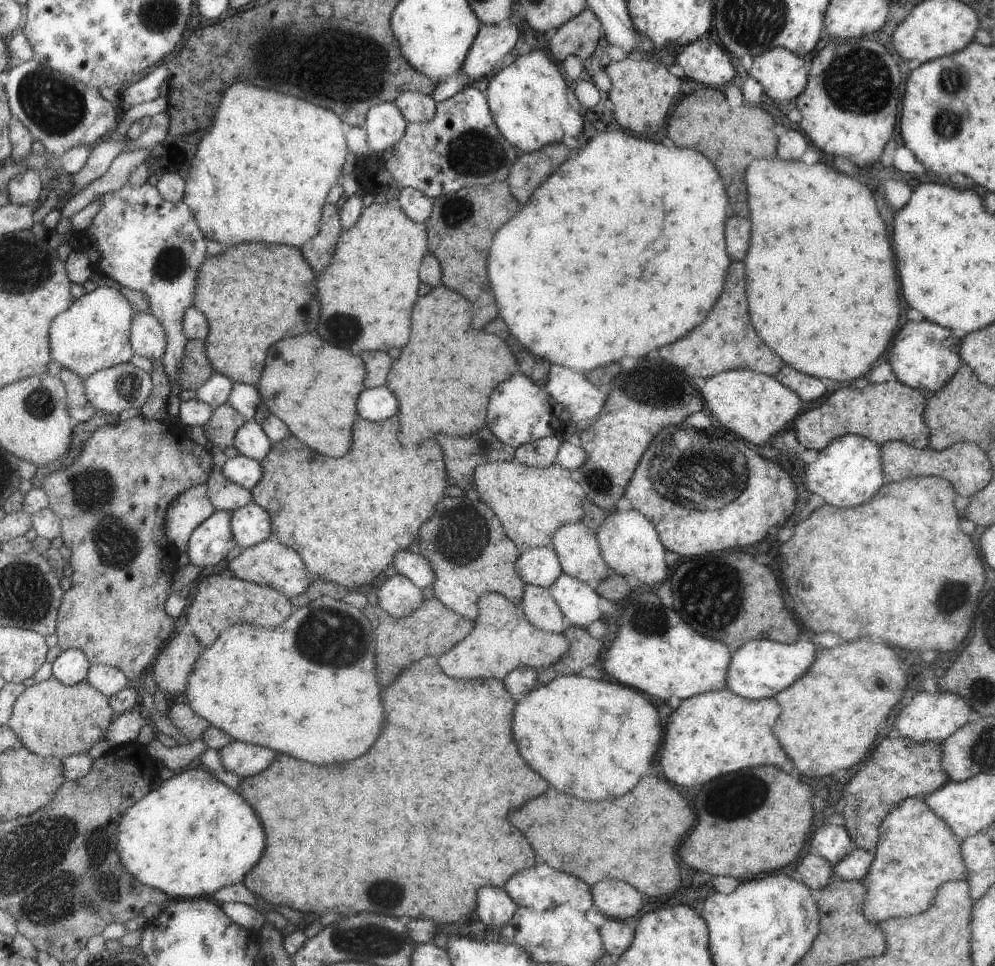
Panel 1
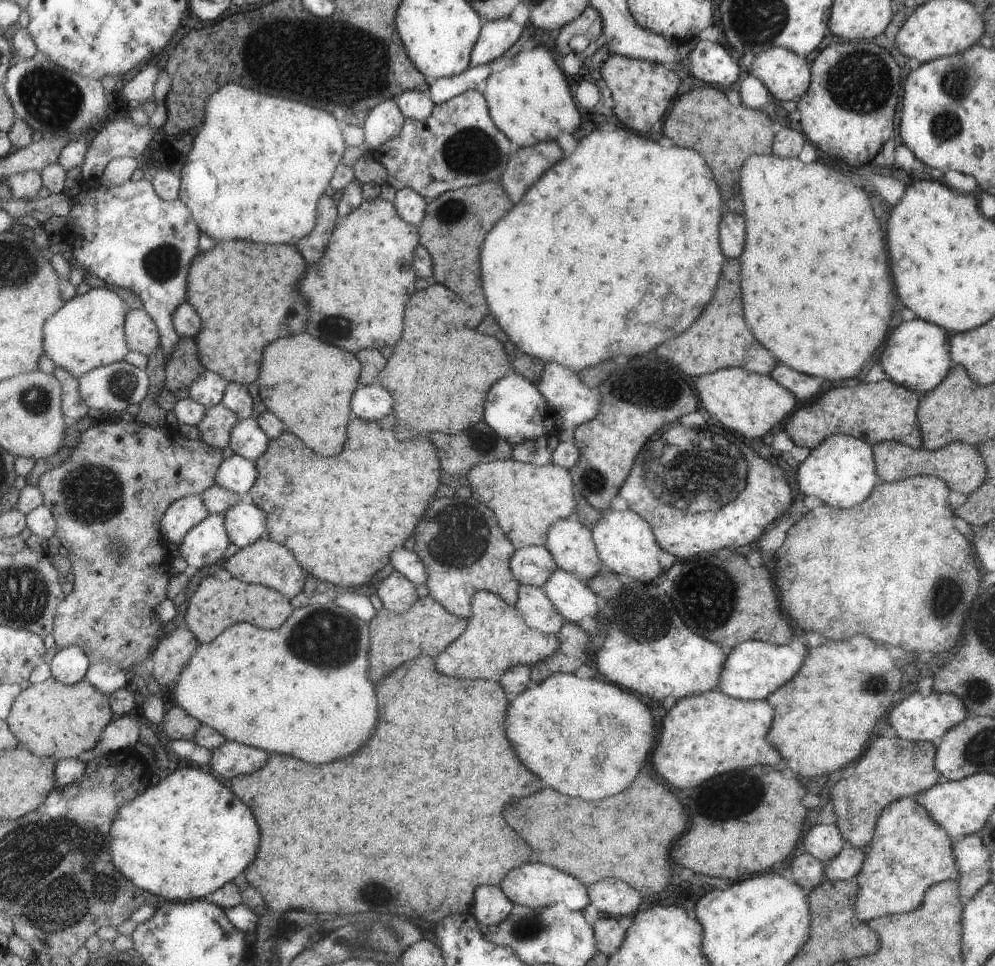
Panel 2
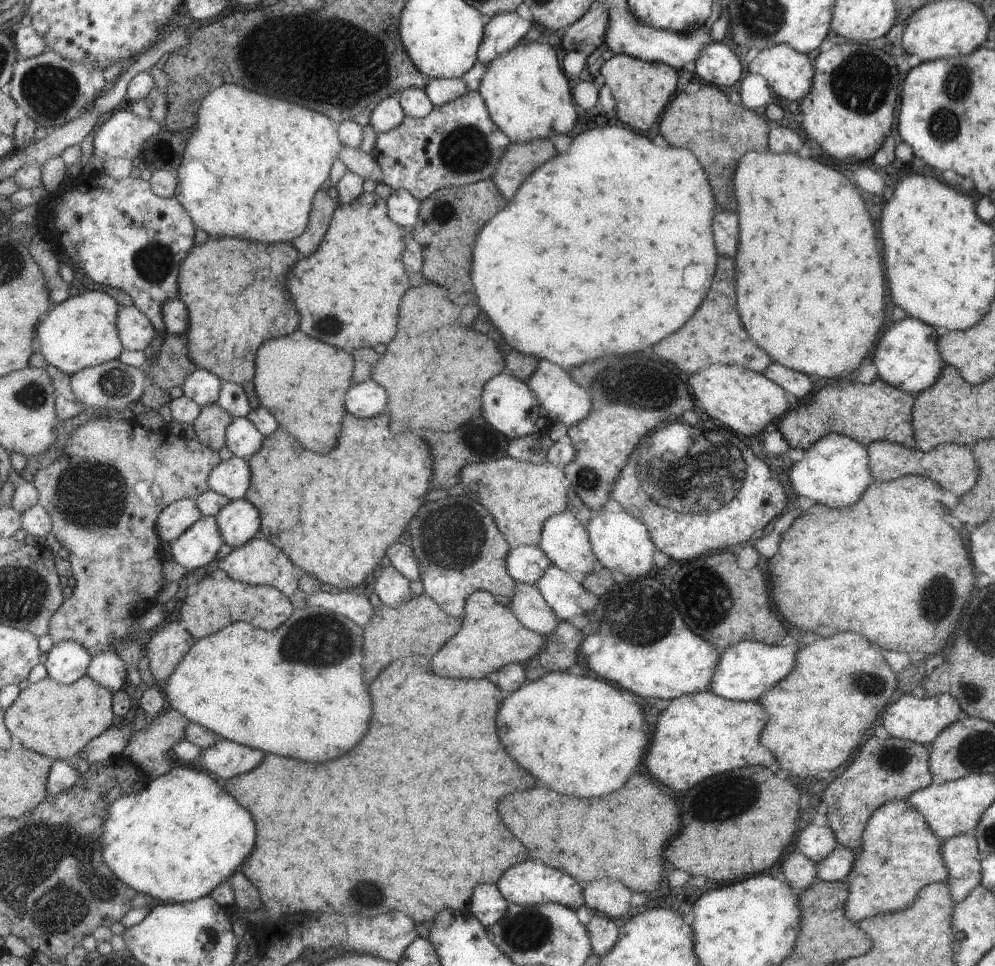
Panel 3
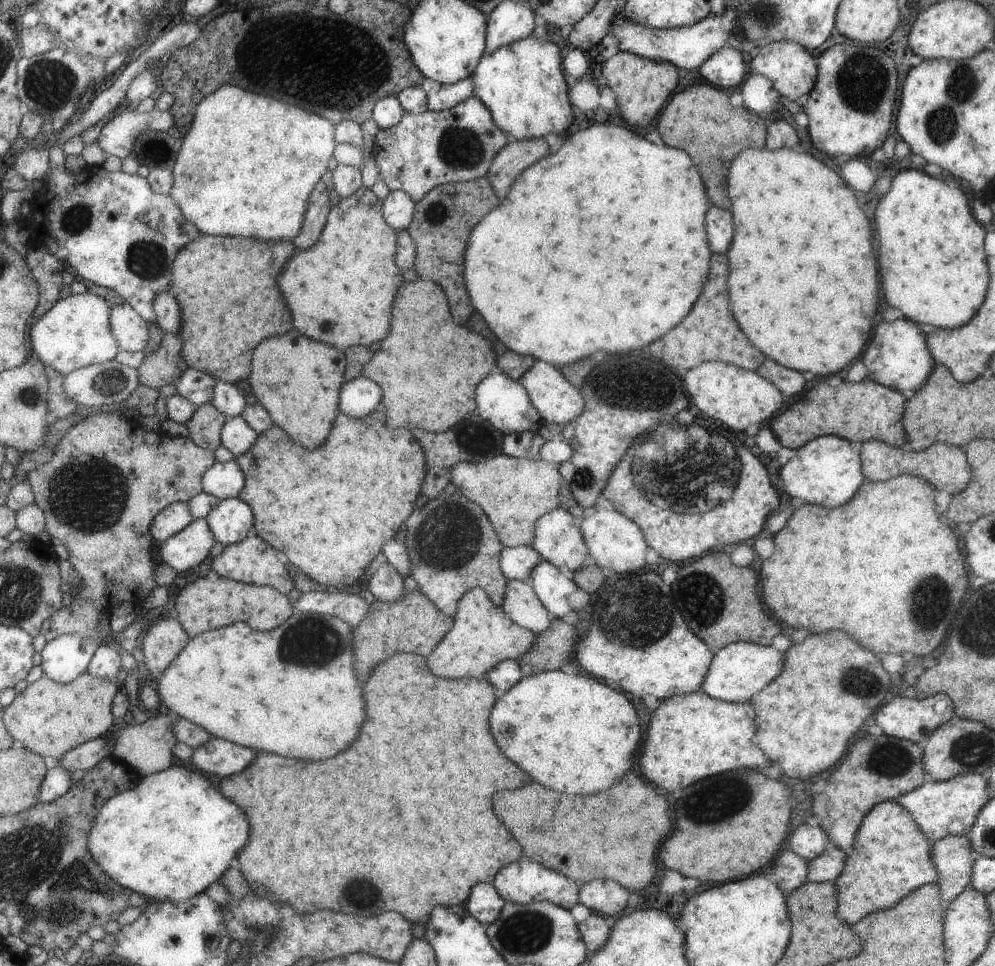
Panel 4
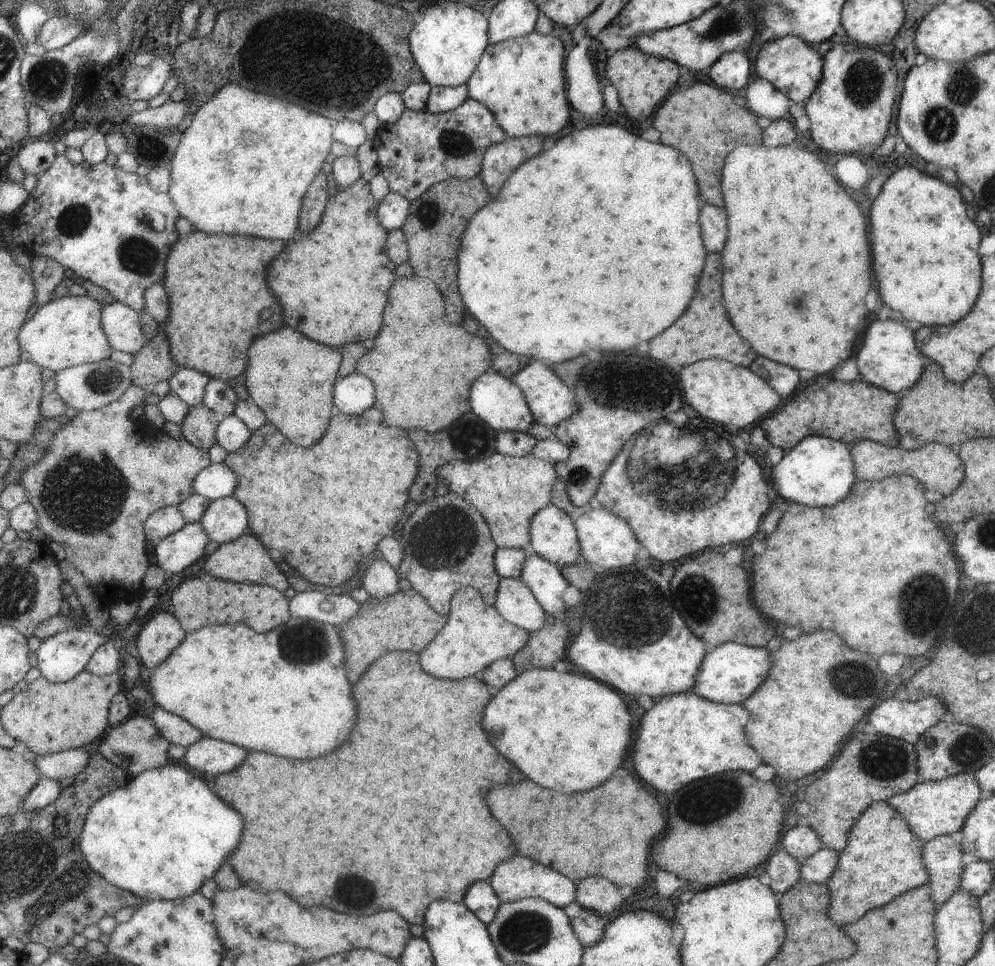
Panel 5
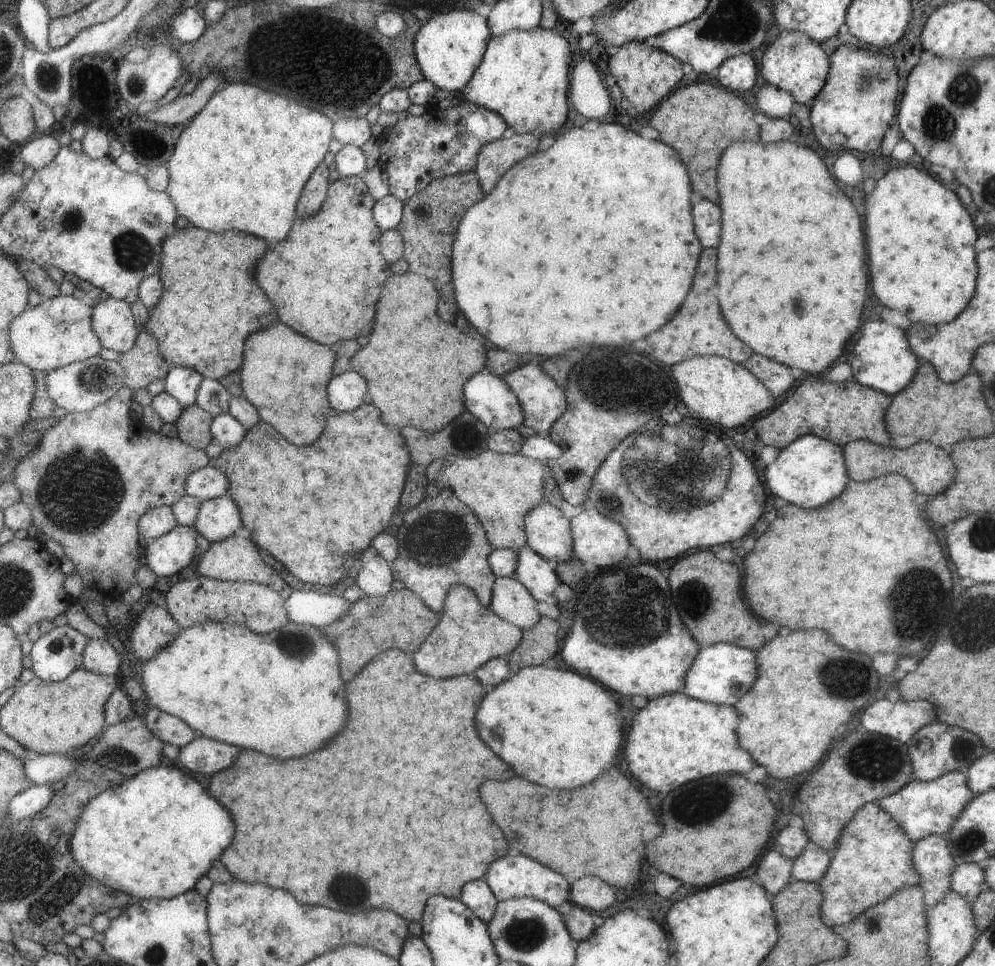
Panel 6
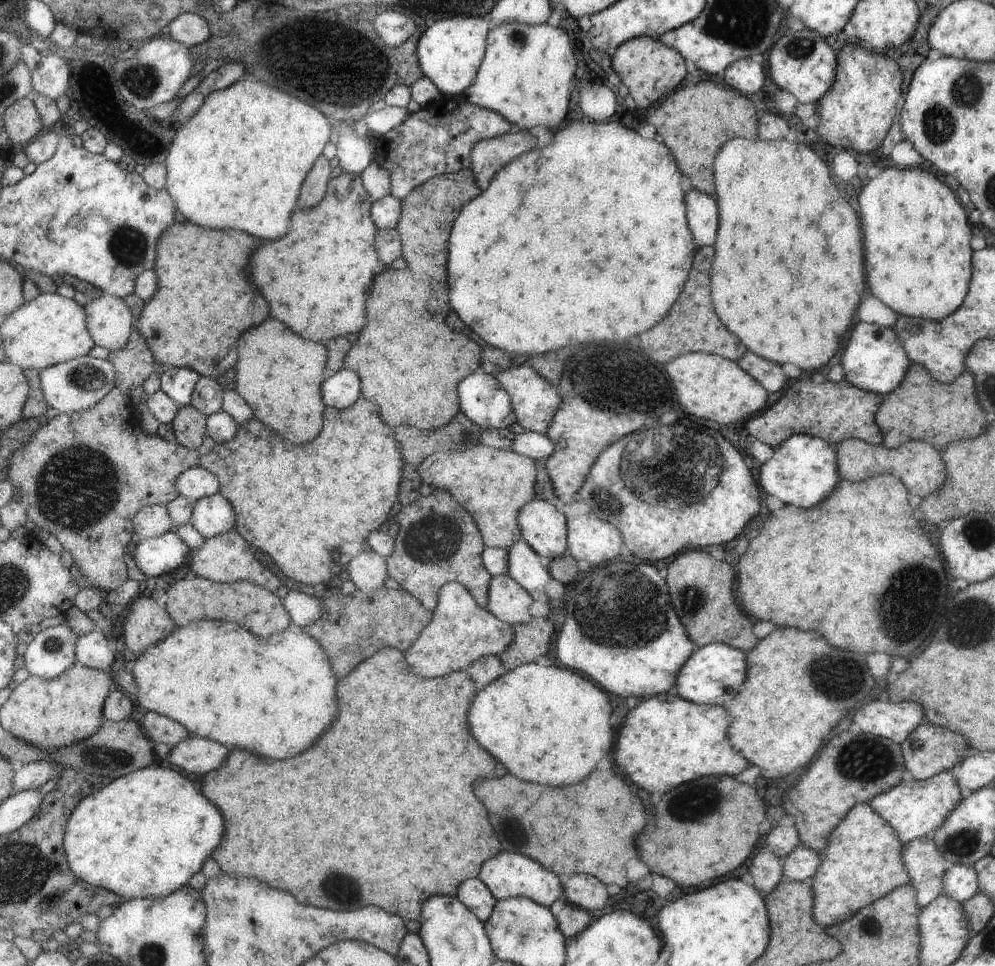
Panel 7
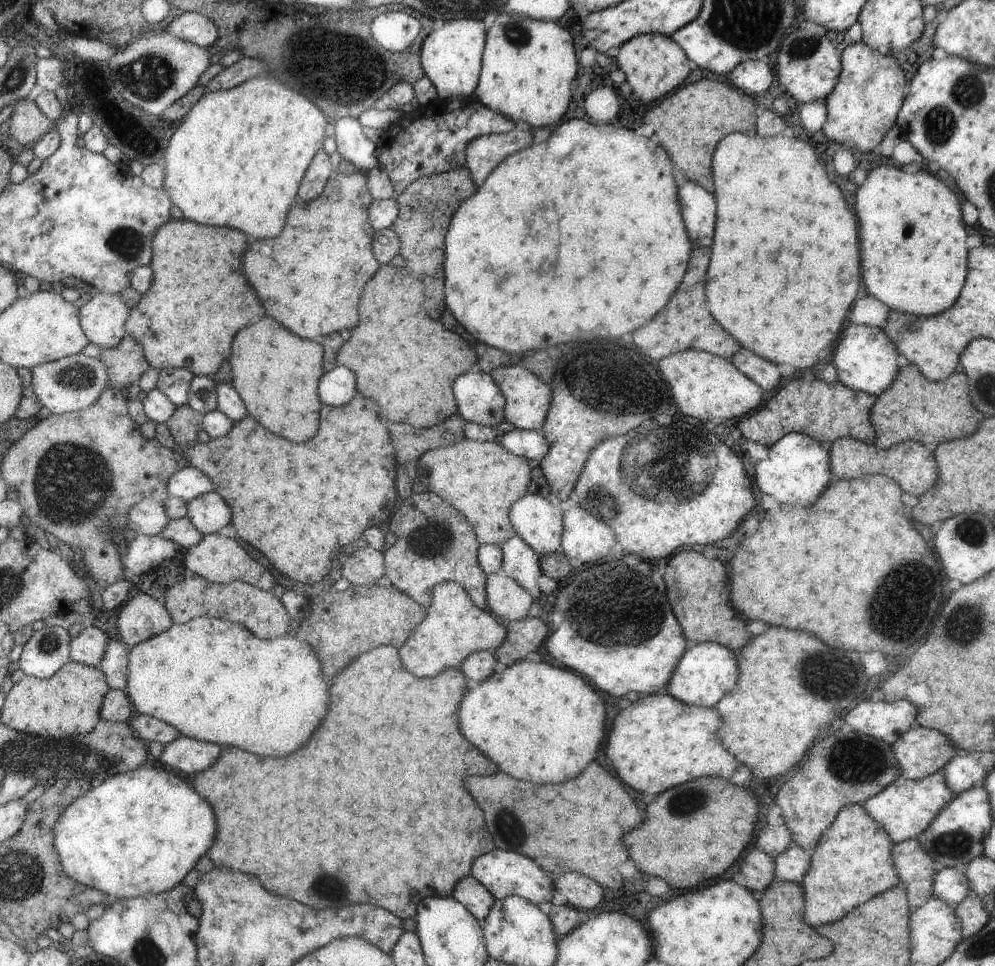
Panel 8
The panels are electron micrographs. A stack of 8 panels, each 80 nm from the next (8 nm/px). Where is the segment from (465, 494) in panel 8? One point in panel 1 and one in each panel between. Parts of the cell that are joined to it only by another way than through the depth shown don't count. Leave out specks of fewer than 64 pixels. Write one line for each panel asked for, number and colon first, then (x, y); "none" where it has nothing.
1: (532, 502)
2: (527, 499)
3: (521, 495)
4: (514, 492)
5: (508, 490)
6: (502, 488)
7: (492, 484)

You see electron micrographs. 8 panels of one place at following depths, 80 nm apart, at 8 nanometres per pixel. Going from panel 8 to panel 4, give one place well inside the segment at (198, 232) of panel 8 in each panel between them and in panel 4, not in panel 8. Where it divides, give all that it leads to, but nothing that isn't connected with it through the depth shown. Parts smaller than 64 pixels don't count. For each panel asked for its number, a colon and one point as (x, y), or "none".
4: (232, 302)
5: (220, 301)
6: (213, 303)
7: (204, 303)

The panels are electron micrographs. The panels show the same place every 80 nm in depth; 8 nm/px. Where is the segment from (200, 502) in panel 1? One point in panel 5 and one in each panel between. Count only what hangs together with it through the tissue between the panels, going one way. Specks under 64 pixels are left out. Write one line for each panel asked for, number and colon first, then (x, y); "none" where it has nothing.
2: (186, 513)
3: (177, 518)
4: (177, 516)
5: (163, 522)

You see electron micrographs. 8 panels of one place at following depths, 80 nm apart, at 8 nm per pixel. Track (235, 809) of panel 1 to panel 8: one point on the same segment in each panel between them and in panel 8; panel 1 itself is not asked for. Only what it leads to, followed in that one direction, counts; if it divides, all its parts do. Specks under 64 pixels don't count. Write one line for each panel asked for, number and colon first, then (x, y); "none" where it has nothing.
2: (182, 839)
3: (179, 838)
4: (172, 836)
5: (163, 836)
6: (155, 835)
7: (146, 834)
8: (142, 832)

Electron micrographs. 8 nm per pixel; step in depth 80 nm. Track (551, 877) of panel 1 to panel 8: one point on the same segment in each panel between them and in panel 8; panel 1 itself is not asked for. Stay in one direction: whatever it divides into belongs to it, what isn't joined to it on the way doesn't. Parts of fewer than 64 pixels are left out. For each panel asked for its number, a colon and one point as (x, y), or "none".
2: (535, 885)
3: (528, 883)
4: (525, 881)
5: (518, 878)
6: (515, 875)
7: (507, 875)
8: (505, 873)

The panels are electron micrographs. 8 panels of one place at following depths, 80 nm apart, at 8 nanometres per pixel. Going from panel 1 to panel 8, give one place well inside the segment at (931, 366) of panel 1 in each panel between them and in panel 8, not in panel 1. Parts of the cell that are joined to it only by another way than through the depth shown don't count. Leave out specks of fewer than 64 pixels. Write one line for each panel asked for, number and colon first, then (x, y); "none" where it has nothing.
2: (916, 356)
3: (907, 358)
4: (897, 356)
5: (890, 359)
6: (881, 358)
7: (873, 358)
8: (866, 360)

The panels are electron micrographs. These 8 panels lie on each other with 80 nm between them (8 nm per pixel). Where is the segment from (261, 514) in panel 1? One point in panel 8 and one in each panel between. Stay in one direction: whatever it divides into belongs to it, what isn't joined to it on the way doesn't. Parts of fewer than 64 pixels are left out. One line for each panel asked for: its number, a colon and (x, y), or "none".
2: (246, 523)
3: (239, 522)
4: (232, 520)
5: (226, 519)
6: (220, 518)
7: (213, 515)
8: (208, 513)

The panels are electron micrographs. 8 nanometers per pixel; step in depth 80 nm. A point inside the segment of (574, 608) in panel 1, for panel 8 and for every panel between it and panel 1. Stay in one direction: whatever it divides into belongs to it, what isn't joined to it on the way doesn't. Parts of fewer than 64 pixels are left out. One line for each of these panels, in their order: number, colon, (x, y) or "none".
2: (572, 597)
3: (560, 591)
4: (551, 584)
5: (546, 582)
6: (538, 574)
7: (529, 569)
8: (520, 562)

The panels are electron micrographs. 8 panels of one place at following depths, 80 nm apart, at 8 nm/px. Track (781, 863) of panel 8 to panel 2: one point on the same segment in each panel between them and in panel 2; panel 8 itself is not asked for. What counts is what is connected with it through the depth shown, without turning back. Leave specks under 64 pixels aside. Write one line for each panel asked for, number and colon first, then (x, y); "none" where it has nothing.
2: (845, 866)
3: (834, 867)
4: (826, 867)
5: (817, 868)
6: (809, 866)
7: (801, 863)

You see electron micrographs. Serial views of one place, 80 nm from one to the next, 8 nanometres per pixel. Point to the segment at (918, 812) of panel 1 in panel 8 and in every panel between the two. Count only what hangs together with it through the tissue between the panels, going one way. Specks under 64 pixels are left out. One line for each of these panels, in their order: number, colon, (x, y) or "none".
2: (909, 852)
3: (899, 855)
4: (890, 857)
5: (882, 859)
6: (873, 859)
7: (861, 862)
8: (852, 862)

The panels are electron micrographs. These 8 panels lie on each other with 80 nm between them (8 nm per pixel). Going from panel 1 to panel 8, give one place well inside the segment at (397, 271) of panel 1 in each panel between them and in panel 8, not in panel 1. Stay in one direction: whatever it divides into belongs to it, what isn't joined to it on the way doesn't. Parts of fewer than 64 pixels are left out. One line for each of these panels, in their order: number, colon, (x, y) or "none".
2: (358, 293)
3: (349, 294)
4: (341, 291)
5: (334, 283)
6: (333, 262)
7: (318, 278)
8: (311, 278)

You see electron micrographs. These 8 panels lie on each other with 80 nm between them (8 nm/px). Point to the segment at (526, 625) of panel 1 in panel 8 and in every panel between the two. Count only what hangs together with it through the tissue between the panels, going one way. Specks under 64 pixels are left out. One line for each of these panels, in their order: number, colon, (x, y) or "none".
2: (497, 638)
3: (492, 636)
4: (483, 635)
5: (477, 634)
6: (470, 634)
7: (461, 631)
8: (454, 628)

